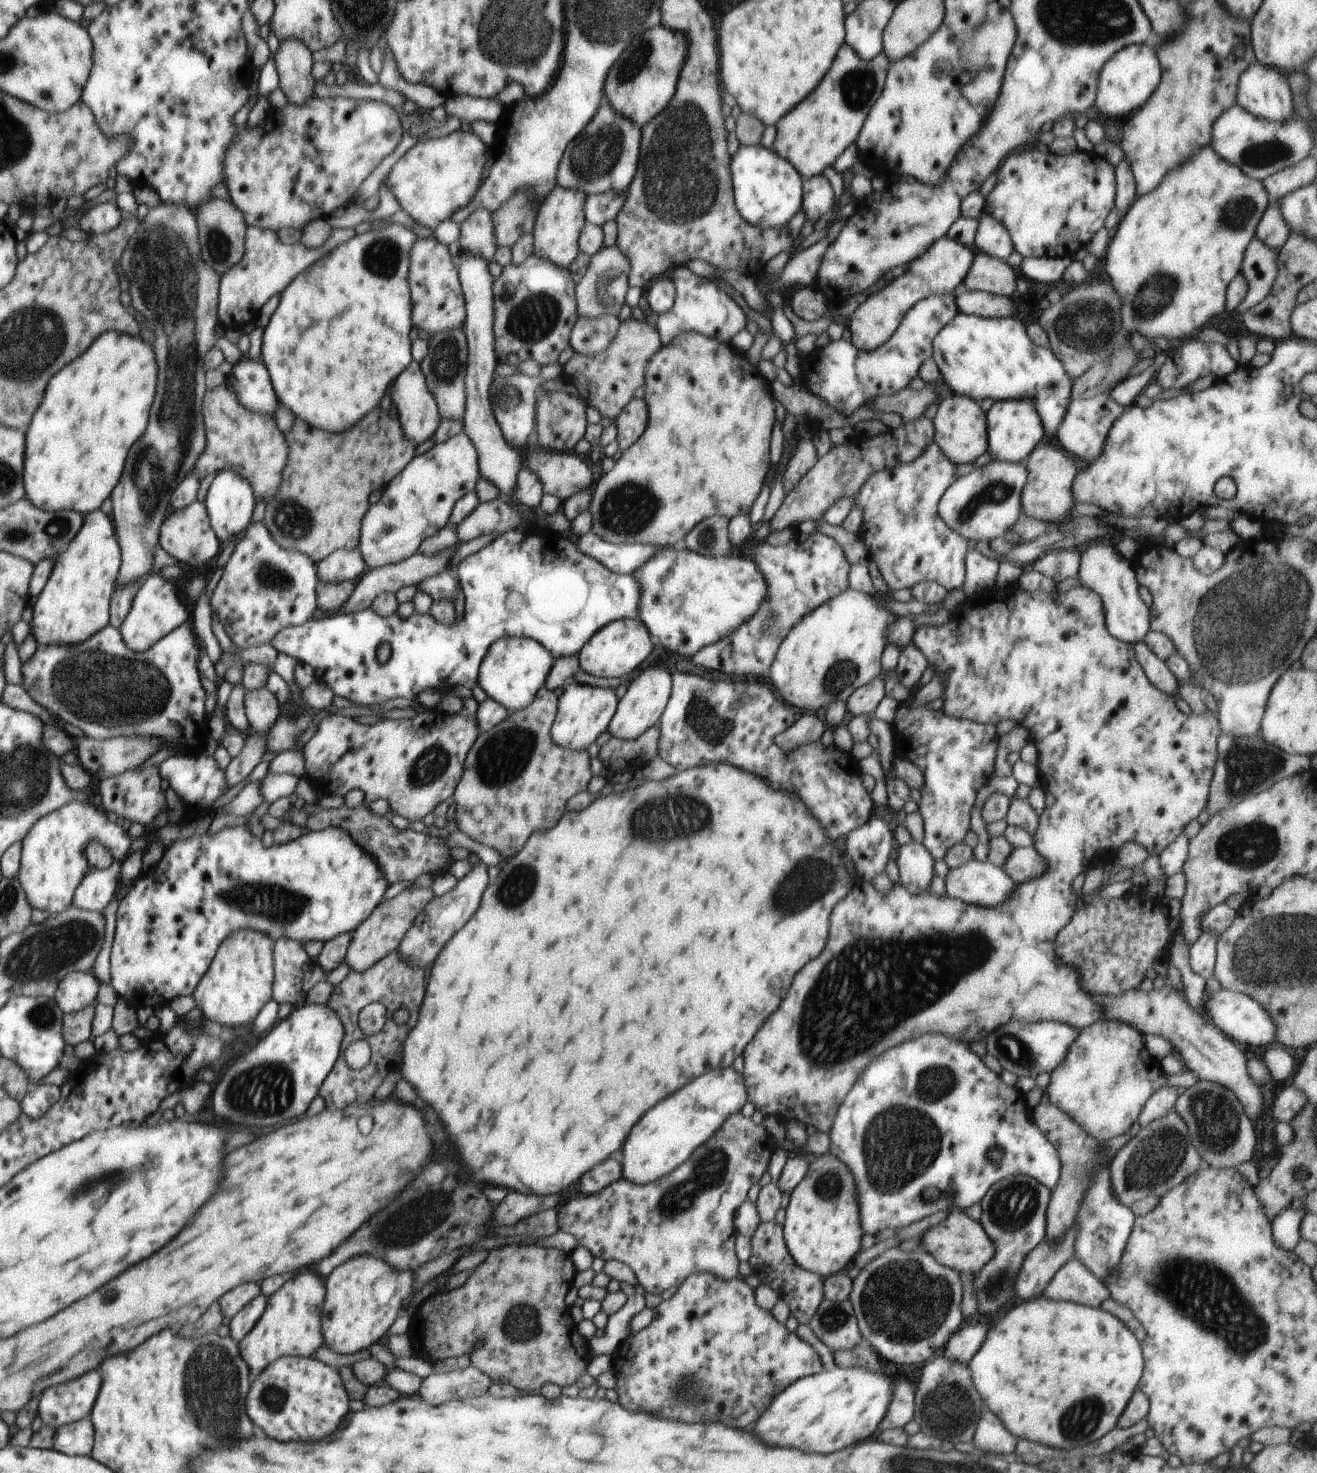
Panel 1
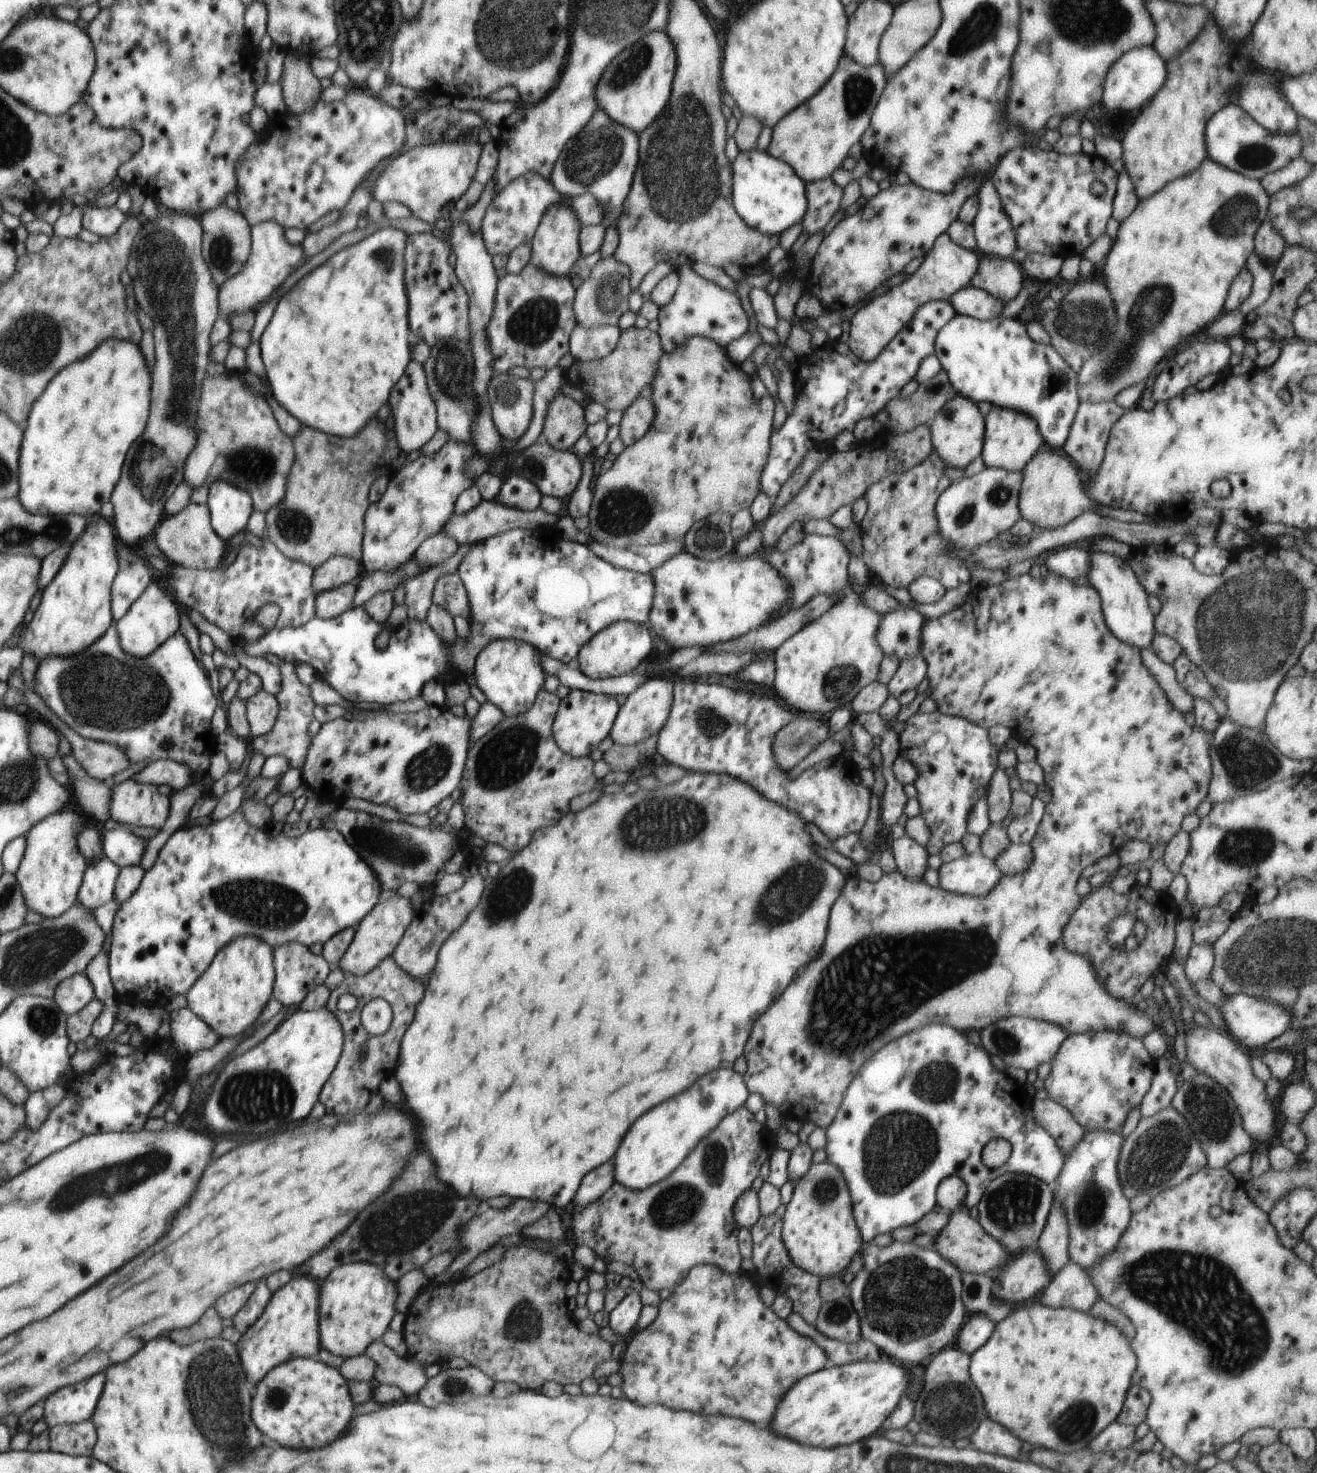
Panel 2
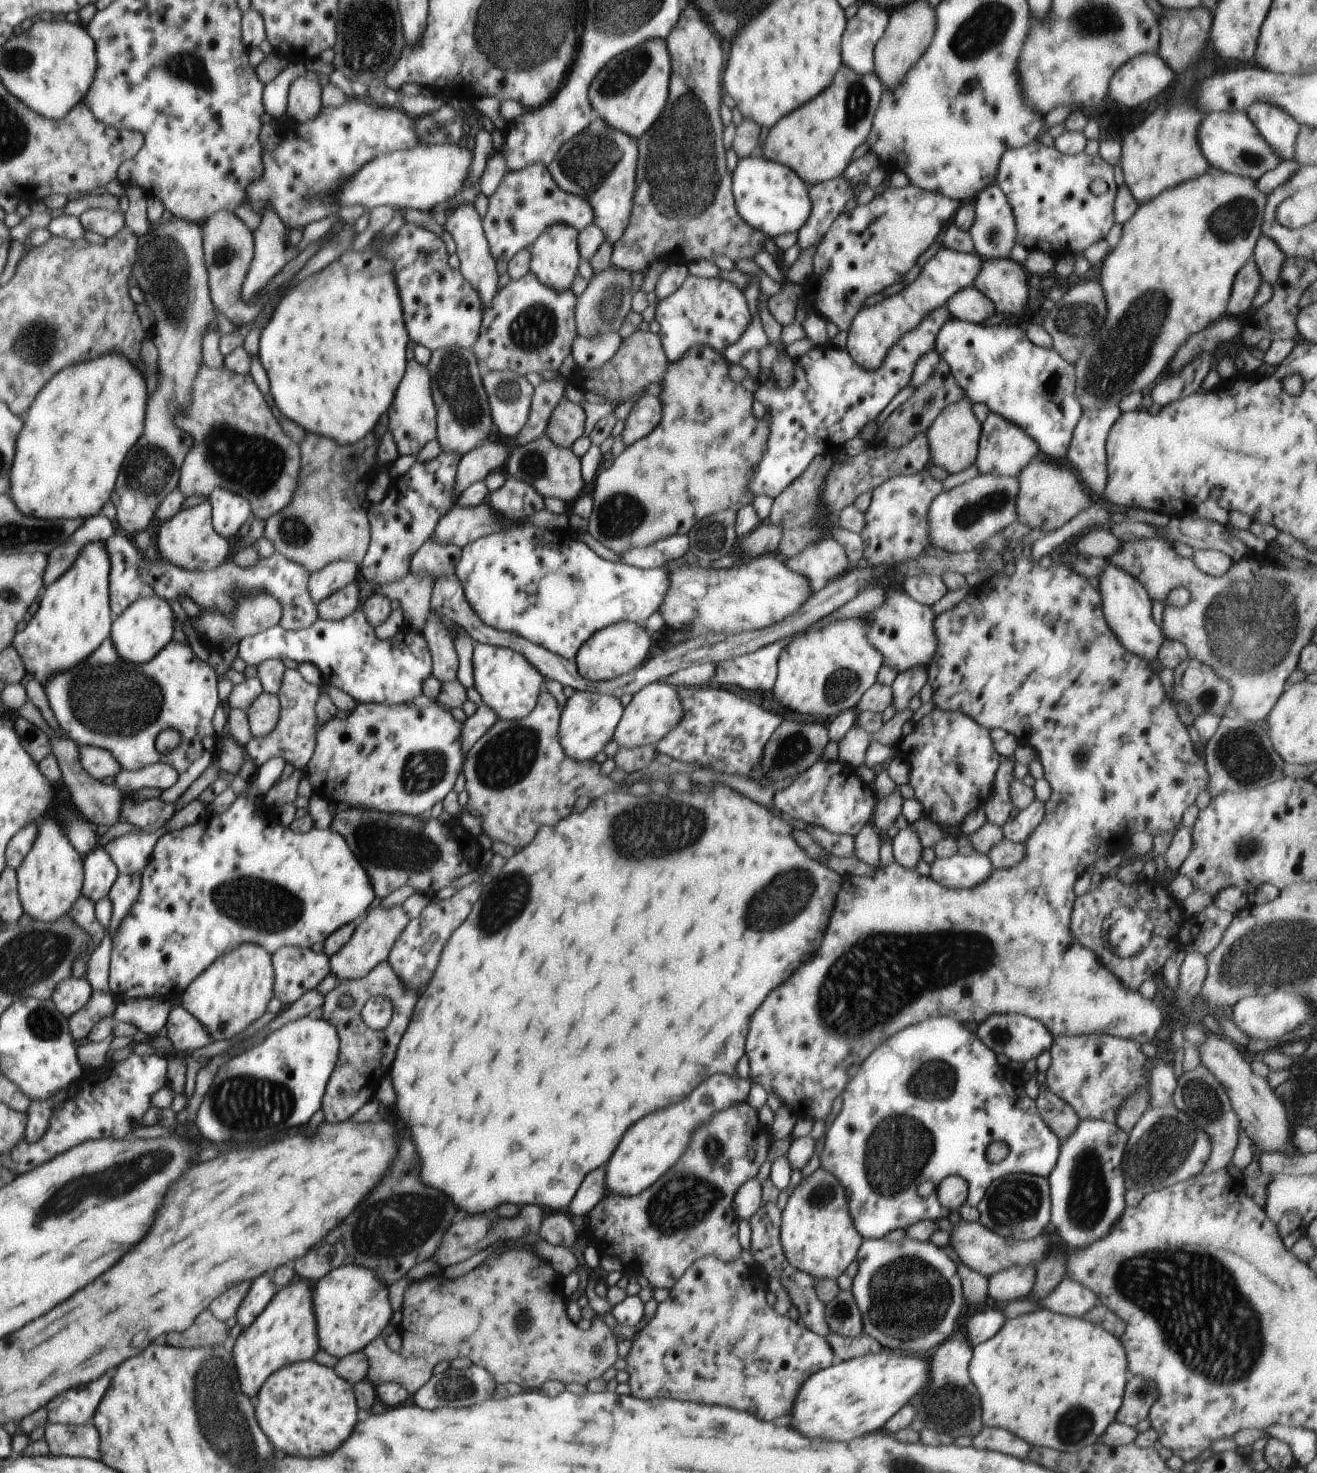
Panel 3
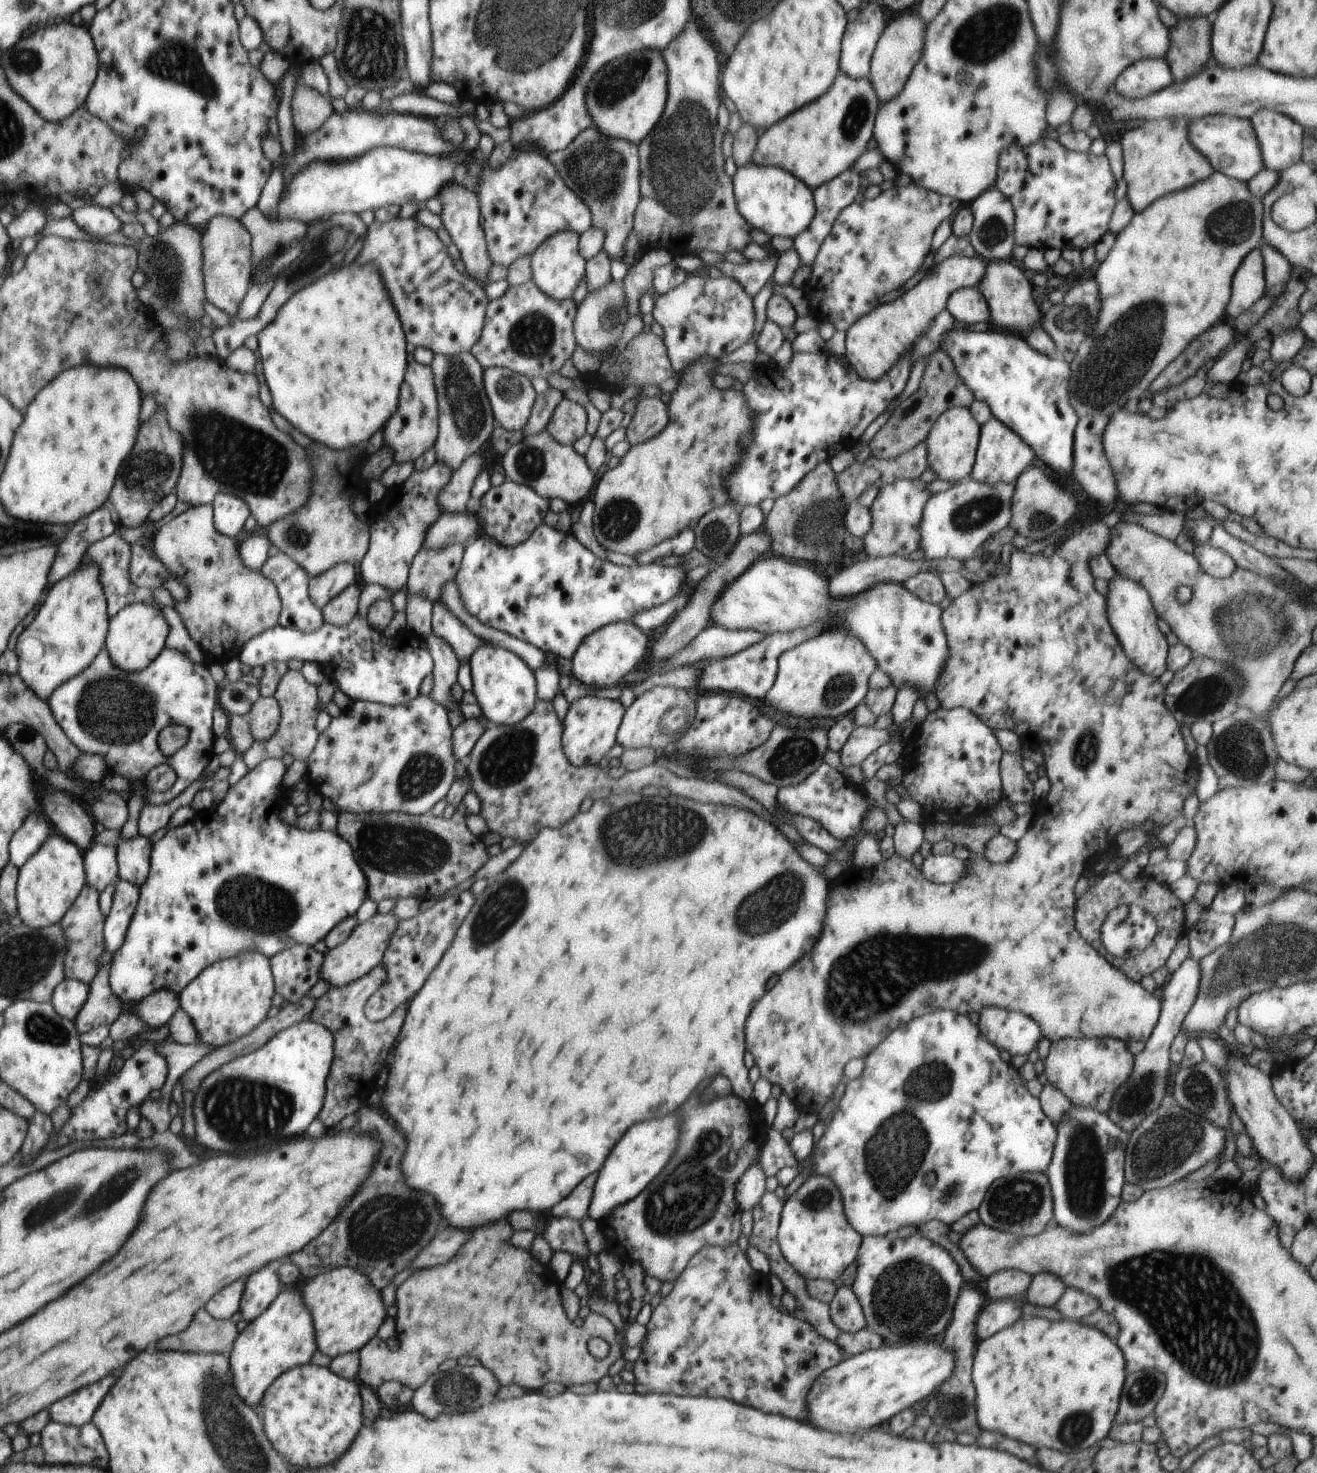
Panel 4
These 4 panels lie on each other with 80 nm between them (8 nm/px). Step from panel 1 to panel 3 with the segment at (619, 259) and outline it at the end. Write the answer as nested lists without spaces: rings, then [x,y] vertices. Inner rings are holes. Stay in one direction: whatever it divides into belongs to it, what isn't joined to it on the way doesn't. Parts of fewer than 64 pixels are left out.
[[[610,264],[604,270],[594,273],[585,291],[577,296],[575,306],[577,334],[591,337],[608,331],[618,331],[623,318],[631,311],[633,294],[633,280],[627,270],[618,269]]]

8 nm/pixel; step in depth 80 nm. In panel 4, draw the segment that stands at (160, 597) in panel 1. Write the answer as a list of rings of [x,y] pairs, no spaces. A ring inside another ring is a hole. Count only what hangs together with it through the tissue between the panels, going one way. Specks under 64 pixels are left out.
[[[134,603],[124,607],[118,615],[110,617],[106,640],[110,662],[129,673],[146,668],[162,654],[164,642],[167,642],[167,636],[171,632],[169,626],[163,610],[156,603]]]

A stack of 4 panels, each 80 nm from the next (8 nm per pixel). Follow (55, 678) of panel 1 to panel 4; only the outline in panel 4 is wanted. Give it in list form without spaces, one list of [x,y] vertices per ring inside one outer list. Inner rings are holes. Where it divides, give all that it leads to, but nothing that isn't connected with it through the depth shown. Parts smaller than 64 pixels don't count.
[[[104,646],[90,667],[65,680],[46,701],[55,716],[55,722],[59,722],[60,728],[63,728],[82,754],[101,754],[108,766],[105,776],[124,774],[130,777],[135,784],[130,791],[144,790],[145,804],[163,805],[176,798],[194,780],[198,781],[198,776],[204,772],[204,768],[214,756],[214,734],[212,734],[212,714],[216,710],[214,678],[210,676],[206,666],[195,663],[186,653],[178,649],[167,648],[146,668],[129,673],[112,665],[108,658],[108,649]],[[168,725],[189,728],[187,743],[169,757],[159,748],[159,732]],[[159,764],[169,764],[178,774],[176,782],[165,792],[155,792],[142,784],[143,776]]]

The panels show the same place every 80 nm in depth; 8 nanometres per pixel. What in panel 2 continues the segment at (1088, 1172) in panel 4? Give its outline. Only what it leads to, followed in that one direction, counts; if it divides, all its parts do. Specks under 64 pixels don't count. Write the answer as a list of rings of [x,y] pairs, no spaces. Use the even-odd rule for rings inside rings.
[[[1086,1131],[1083,1139],[1066,1157],[1060,1176],[1054,1187],[1054,1201],[1058,1199],[1065,1208],[1069,1222],[1069,1258],[1076,1264],[1089,1269],[1117,1250],[1119,1240],[1128,1228],[1131,1214],[1129,1199],[1124,1196],[1117,1175],[1118,1155],[1124,1136],[1110,1131]]]

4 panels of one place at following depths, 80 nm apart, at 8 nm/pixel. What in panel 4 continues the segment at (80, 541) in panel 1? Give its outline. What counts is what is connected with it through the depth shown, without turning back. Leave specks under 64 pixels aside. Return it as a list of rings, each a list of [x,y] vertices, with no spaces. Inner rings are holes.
[[[96,563],[78,567],[48,590],[48,596],[36,609],[32,623],[18,636],[15,653],[19,660],[18,675],[44,701],[65,680],[91,666],[95,656],[106,646],[110,628],[107,597]]]

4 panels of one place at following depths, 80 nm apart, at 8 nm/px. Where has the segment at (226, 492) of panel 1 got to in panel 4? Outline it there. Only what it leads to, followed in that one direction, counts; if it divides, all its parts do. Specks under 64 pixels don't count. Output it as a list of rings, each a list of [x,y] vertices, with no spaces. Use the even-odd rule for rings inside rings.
[[[220,493],[215,496],[212,503],[214,503],[215,529],[224,536],[238,538],[246,518],[250,516],[247,501],[232,493]]]

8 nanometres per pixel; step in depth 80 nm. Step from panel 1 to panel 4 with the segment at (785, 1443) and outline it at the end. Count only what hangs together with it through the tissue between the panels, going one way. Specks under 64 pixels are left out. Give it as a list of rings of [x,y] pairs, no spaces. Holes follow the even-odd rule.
[[[913,1341],[910,1343],[884,1343],[880,1348],[870,1349],[863,1353],[844,1358],[834,1367],[827,1368],[814,1382],[807,1394],[806,1410],[810,1424],[820,1430],[836,1432],[836,1434],[854,1434],[856,1430],[868,1430],[878,1424],[888,1422],[894,1414],[912,1404],[924,1400],[934,1390],[946,1382],[955,1369],[955,1354],[944,1352],[934,1342]]]

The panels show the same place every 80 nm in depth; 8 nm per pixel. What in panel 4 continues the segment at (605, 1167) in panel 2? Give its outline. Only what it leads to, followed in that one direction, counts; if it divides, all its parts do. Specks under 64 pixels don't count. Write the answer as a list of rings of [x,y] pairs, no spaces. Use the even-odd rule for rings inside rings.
[[[599,1172],[584,1178],[564,1200],[551,1208],[554,1217],[570,1217],[580,1221],[588,1216],[594,1185]]]

